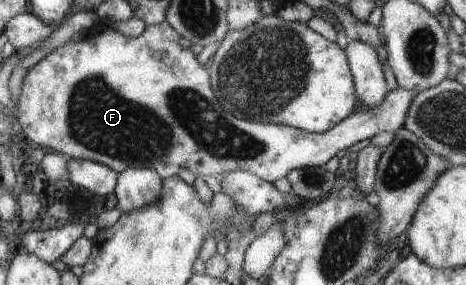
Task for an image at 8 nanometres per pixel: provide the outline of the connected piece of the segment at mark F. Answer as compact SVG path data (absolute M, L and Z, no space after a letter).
M165 21L146 25L138 38L123 36L111 27L96 34L86 34L80 42L68 41L63 47L56 48L32 66L24 78L16 106L16 120L26 135L25 139L29 138L38 146L62 154L69 160L98 162L117 174L130 168L153 169L163 180L178 176L181 168L188 168L203 177L221 177L242 170L273 184L287 177L292 170L325 166L338 151L381 132L395 132L405 127L408 110L417 96L415 91L399 86L388 92L378 106L362 107L324 133L308 133L287 125L246 121L235 118L219 103L218 96L210 88L208 70L198 62L192 48L181 46L181 40L179 32Z

